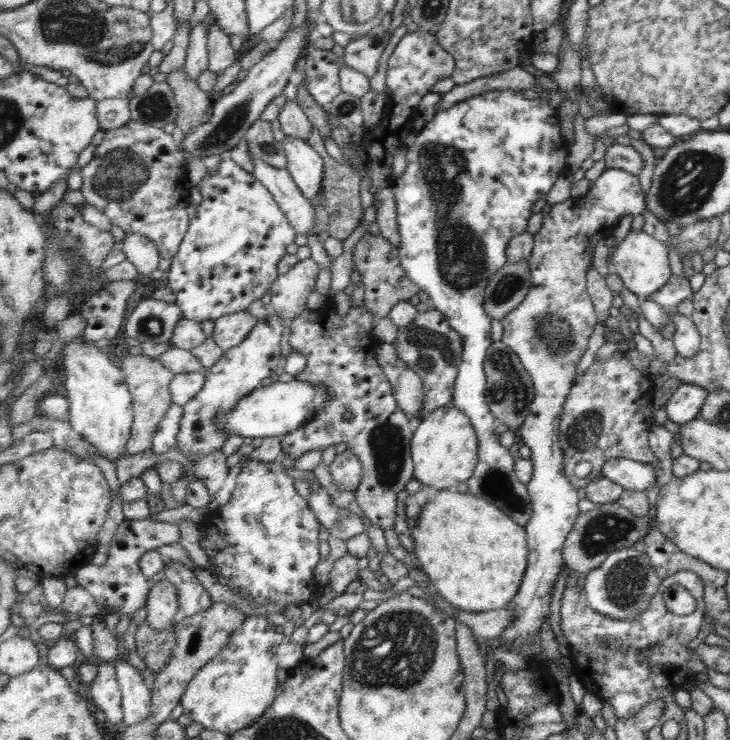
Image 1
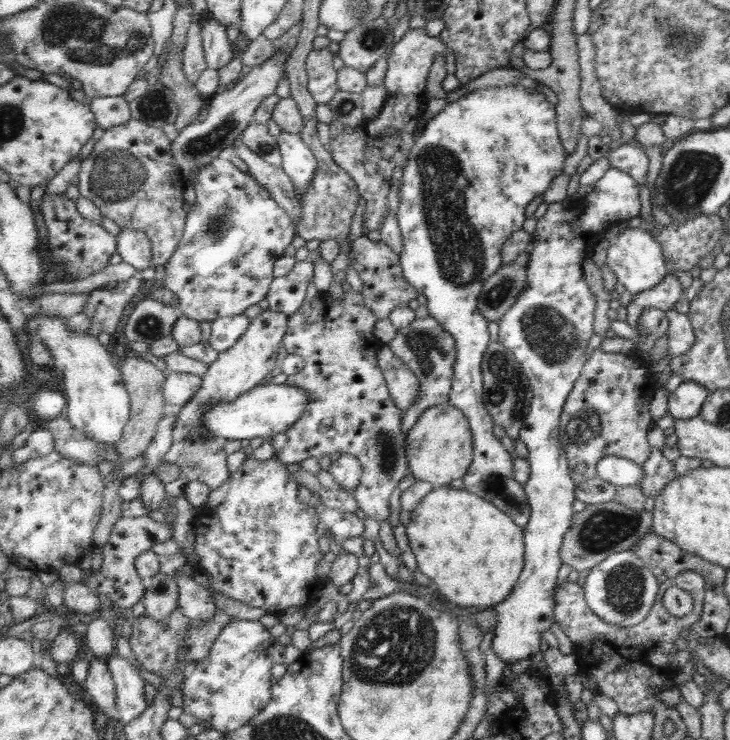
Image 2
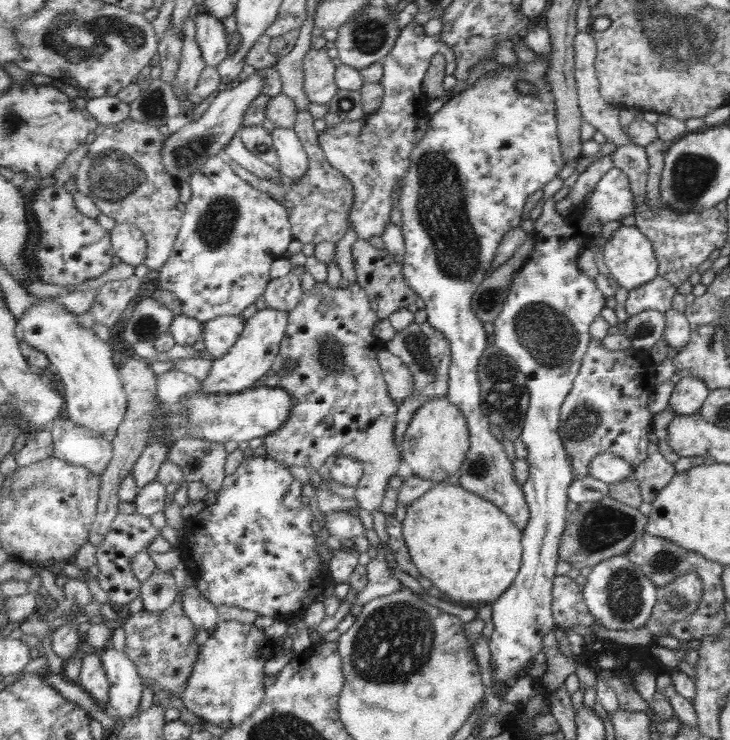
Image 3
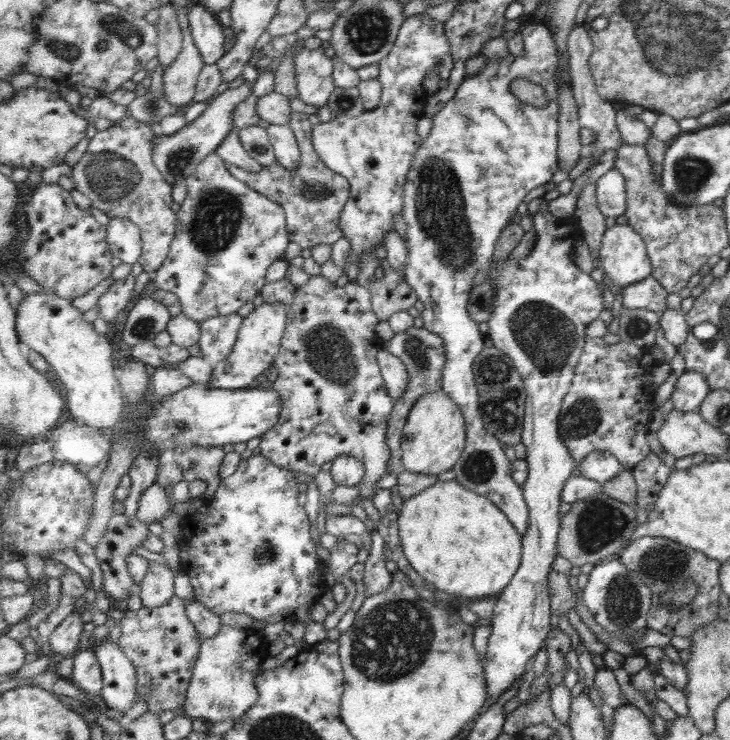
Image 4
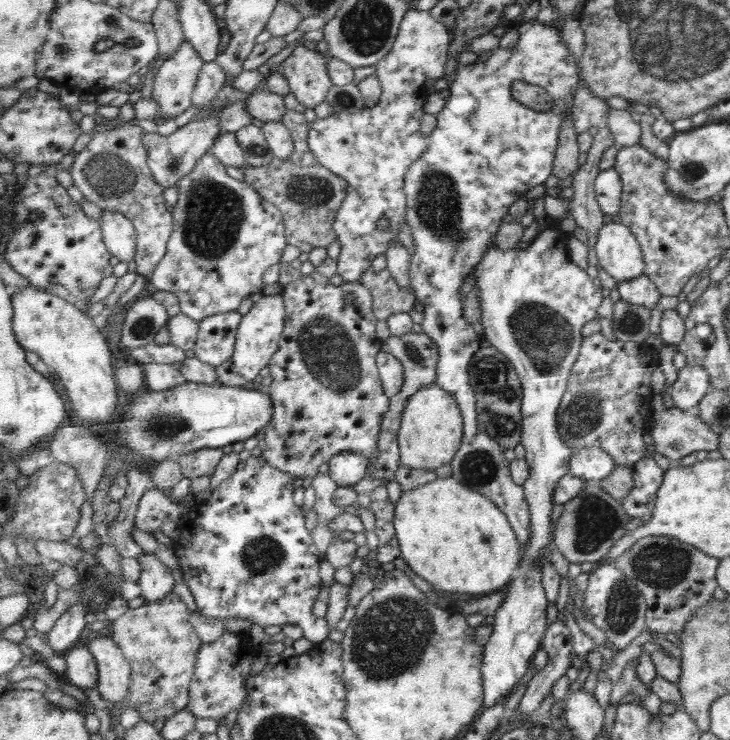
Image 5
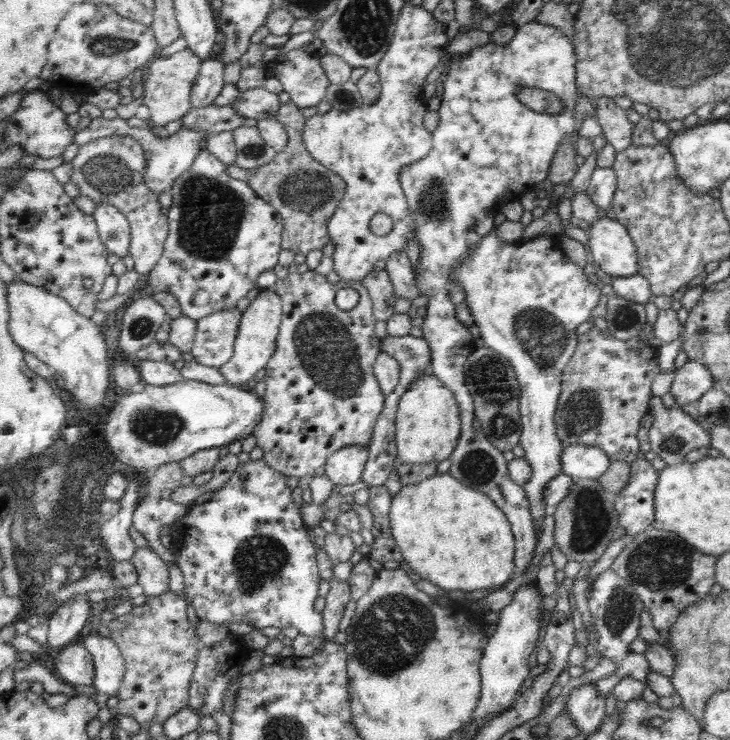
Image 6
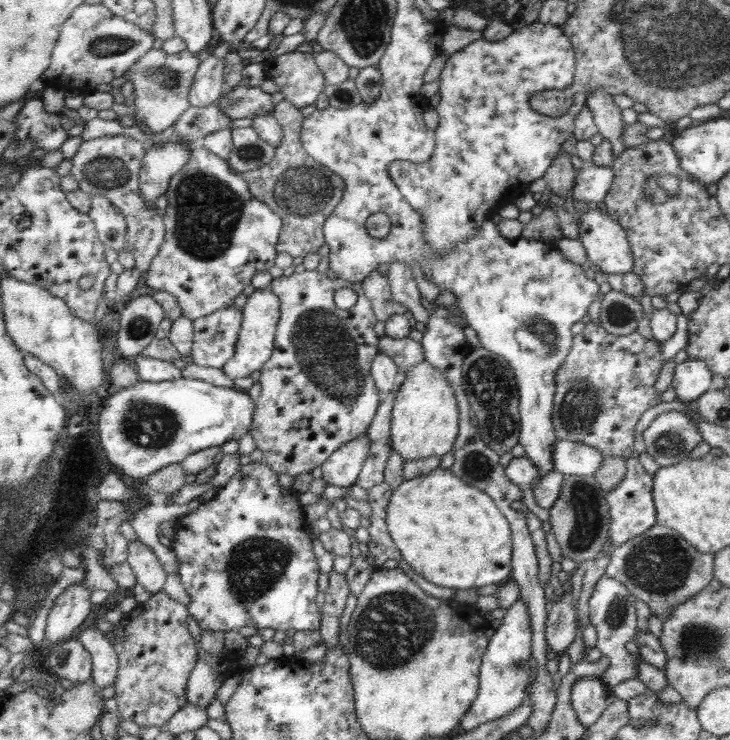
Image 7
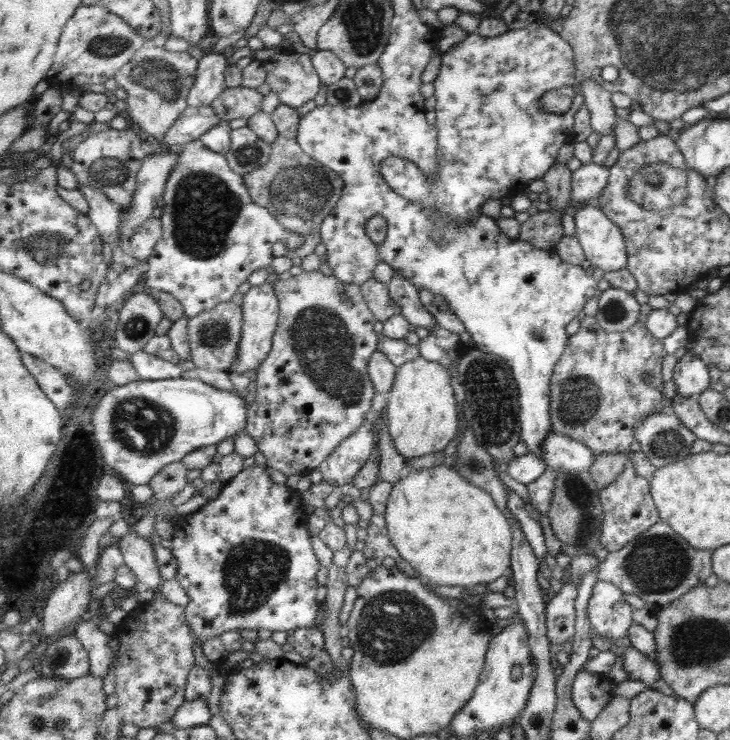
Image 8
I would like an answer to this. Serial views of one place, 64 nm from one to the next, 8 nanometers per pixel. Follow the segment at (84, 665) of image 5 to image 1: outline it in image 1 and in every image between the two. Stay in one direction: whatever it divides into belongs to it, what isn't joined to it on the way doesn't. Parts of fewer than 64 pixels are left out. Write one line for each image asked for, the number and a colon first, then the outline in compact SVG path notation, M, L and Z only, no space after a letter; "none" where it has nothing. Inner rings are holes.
1: M101 664L99 666L99 676L91 684L91 698L95 706L107 716L107 724L119 724L125 722L123 714L123 692L121 684L117 680L117 670L115 664Z
2: M97 658L91 662L91 672L85 682L85 688L99 712L103 712L109 720L121 720L117 706L117 684L105 660Z
3: M99 652L87 654L83 658L83 668L81 668L81 680L79 680L79 684L99 702L99 706L107 706L109 708L111 682L109 682L107 670L103 668L103 660L101 660Z
4: M93 650L77 652L73 664L75 664L75 672L71 680L85 692L101 696L105 688L105 680L103 680L103 668L97 660L97 654Z

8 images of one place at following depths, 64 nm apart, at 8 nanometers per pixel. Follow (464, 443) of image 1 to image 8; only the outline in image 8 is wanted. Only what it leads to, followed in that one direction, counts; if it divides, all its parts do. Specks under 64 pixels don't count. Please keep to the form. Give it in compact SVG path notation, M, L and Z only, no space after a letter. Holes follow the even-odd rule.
M419 358L409 364L403 364L397 372L393 390L387 398L387 424L397 450L407 460L443 452L455 438L457 428L461 428L457 398L451 386L451 374L439 362Z

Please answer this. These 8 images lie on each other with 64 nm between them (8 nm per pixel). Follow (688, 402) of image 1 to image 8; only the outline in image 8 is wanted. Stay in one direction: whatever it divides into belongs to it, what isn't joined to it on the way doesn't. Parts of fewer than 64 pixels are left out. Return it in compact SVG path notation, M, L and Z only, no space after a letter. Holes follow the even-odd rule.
M691 352L683 354L673 368L673 384L677 388L677 394L685 398L699 396L711 386L707 364L703 360L697 360Z

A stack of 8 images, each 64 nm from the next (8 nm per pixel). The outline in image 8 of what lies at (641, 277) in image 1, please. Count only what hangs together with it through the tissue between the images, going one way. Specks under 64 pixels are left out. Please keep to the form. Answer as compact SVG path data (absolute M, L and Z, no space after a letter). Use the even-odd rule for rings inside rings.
M593 204L571 214L575 220L575 240L583 250L587 262L603 272L625 270L627 252L619 228Z

